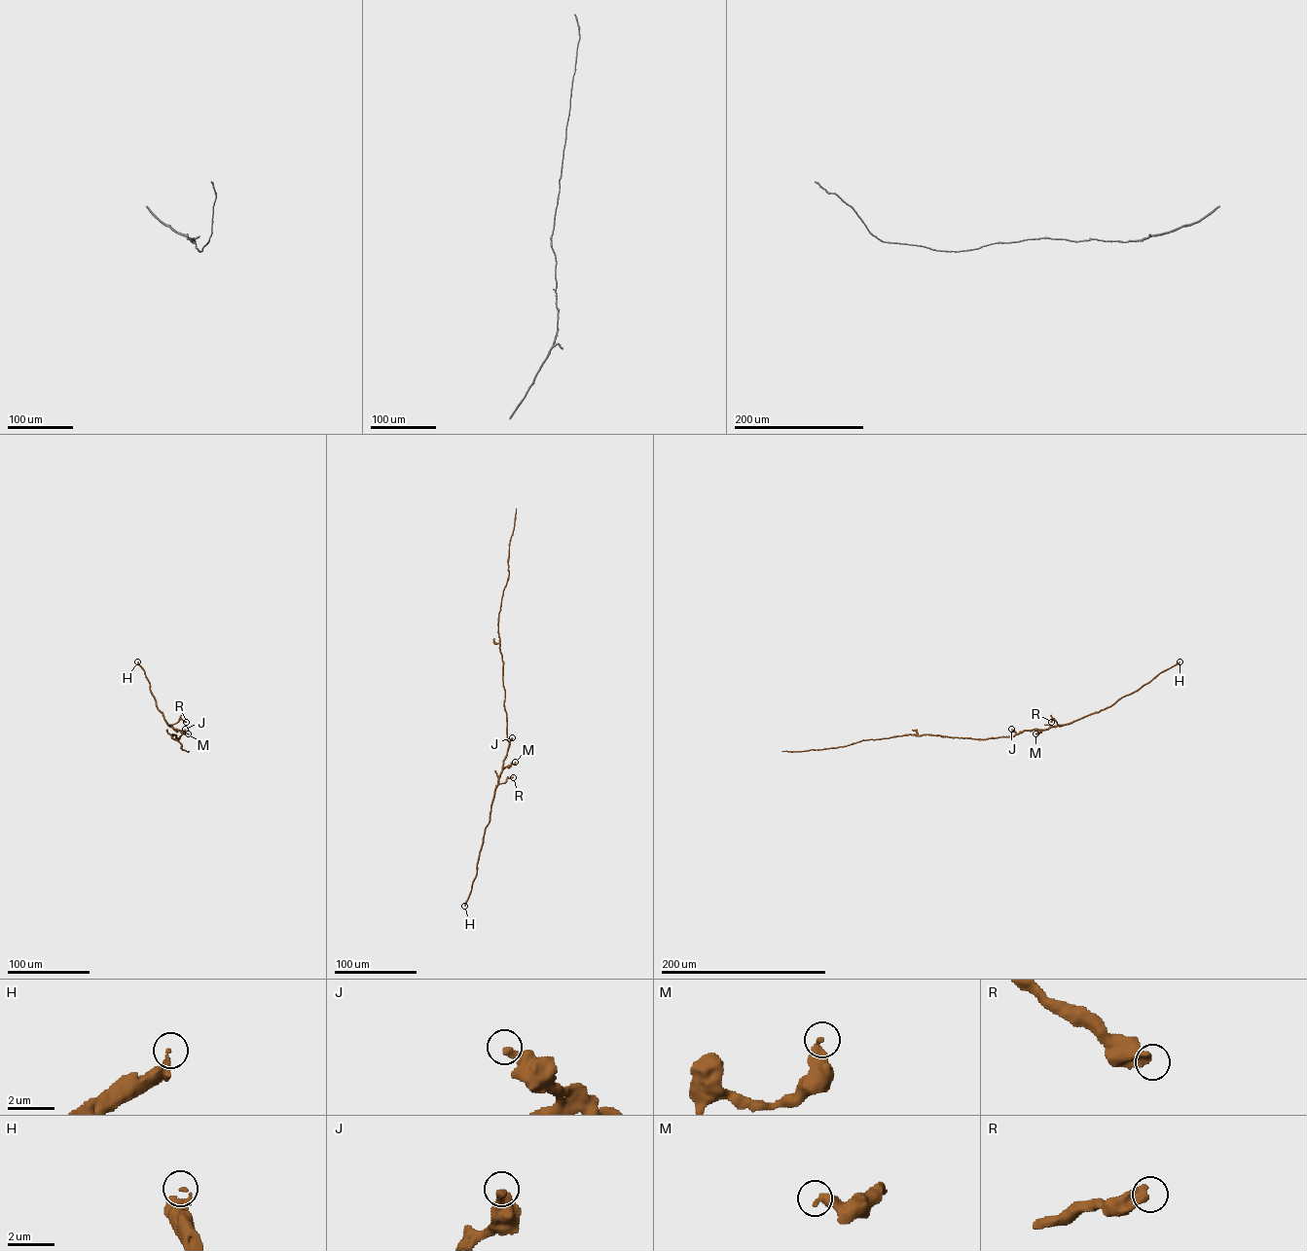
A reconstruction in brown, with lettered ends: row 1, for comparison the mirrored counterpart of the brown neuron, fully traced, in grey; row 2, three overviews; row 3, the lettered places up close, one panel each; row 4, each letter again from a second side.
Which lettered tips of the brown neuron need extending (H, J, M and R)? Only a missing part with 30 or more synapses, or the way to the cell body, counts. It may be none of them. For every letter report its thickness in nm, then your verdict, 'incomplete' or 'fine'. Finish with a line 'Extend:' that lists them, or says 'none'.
H: 120 nm thick; fine
J: 380 nm thick; fine
M: 440 nm thick; fine
R: 500 nm thick; fine
Extend: none

